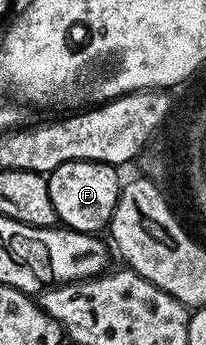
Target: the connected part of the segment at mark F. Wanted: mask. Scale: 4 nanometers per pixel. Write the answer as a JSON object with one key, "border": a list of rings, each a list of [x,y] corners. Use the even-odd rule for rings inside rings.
{"border":[[[68,161],[48,174],[51,207],[55,207],[58,222],[66,229],[80,233],[100,234],[110,224],[117,200],[120,199],[123,178],[114,166],[98,161]]]}

